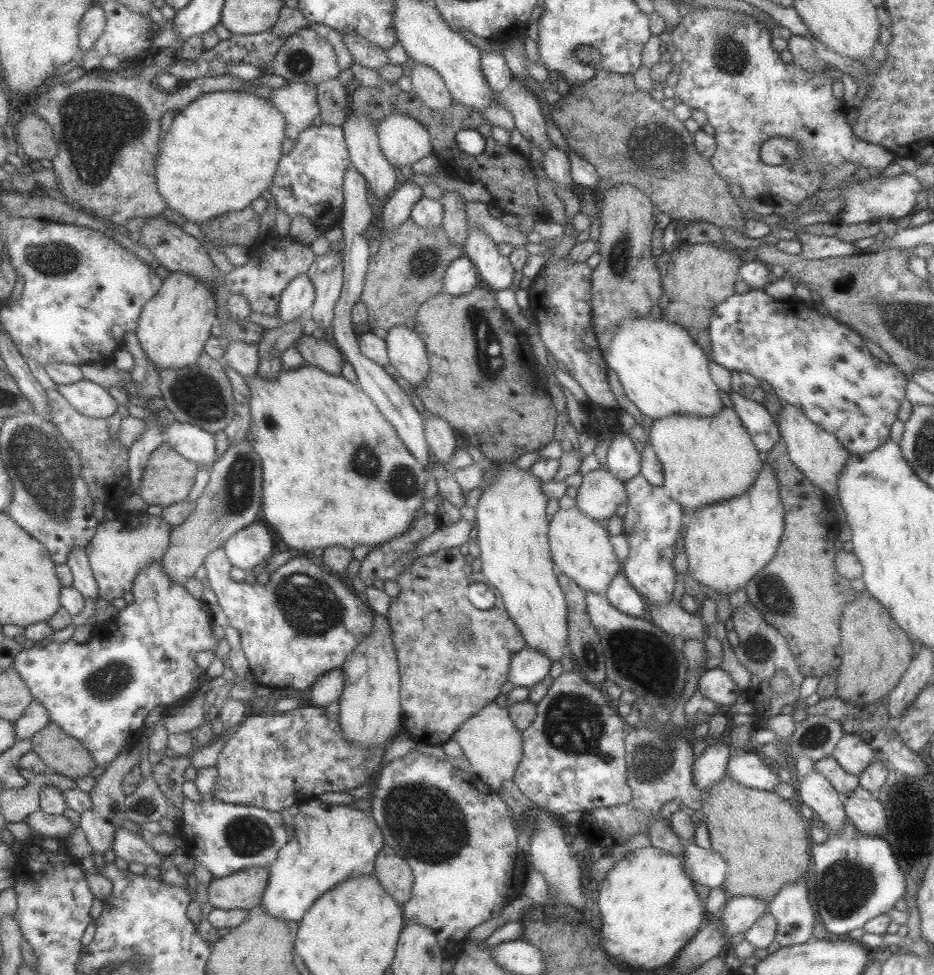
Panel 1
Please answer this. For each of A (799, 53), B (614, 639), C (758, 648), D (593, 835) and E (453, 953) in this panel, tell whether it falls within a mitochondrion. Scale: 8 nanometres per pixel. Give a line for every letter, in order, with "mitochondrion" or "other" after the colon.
A: other
B: mitochondrion
C: mitochondrion
D: other
E: other

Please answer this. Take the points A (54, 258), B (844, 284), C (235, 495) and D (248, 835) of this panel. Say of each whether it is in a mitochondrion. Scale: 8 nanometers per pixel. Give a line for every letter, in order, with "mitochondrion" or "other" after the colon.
A: mitochondrion
B: mitochondrion
C: mitochondrion
D: mitochondrion

